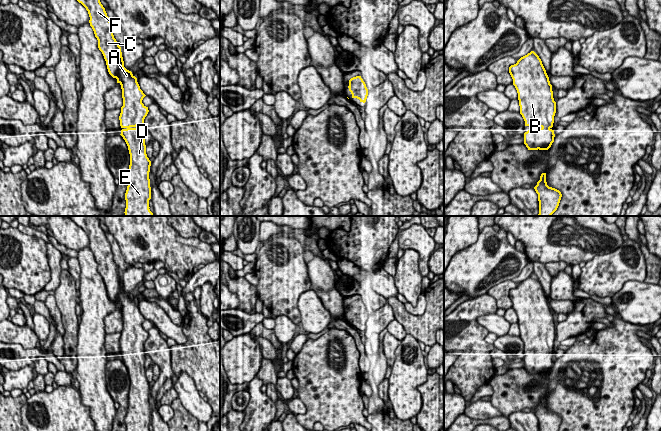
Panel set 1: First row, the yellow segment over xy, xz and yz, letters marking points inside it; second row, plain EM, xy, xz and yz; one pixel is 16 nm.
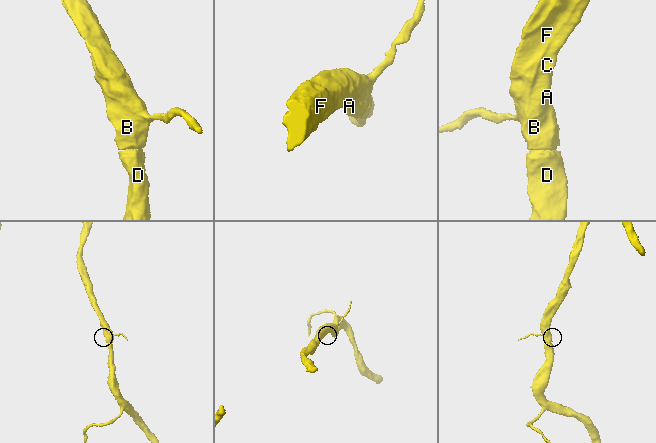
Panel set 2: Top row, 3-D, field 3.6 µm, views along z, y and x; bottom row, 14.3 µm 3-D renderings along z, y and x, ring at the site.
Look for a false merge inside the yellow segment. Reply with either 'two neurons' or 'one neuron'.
one neuron

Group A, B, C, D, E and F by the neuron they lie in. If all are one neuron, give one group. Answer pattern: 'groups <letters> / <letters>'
groups A B C D E F

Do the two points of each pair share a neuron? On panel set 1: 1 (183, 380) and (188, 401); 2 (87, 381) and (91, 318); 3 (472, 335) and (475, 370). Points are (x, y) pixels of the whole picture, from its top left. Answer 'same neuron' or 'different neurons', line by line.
1: same neuron
2: same neuron
3: same neuron

